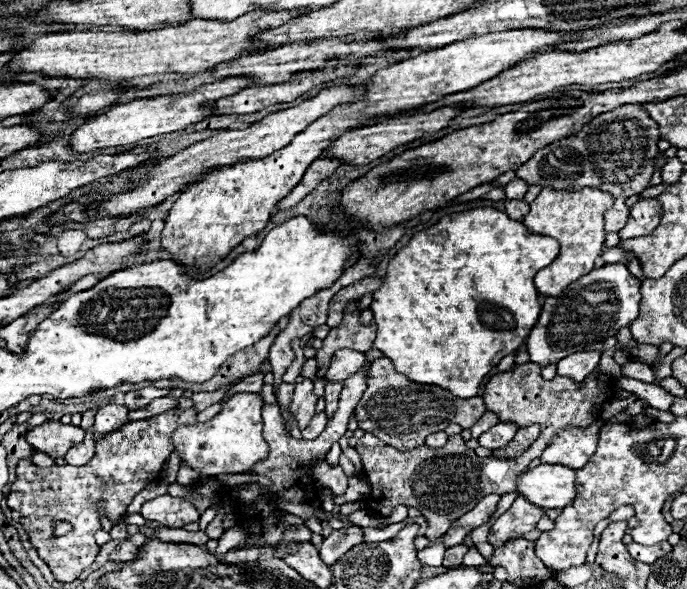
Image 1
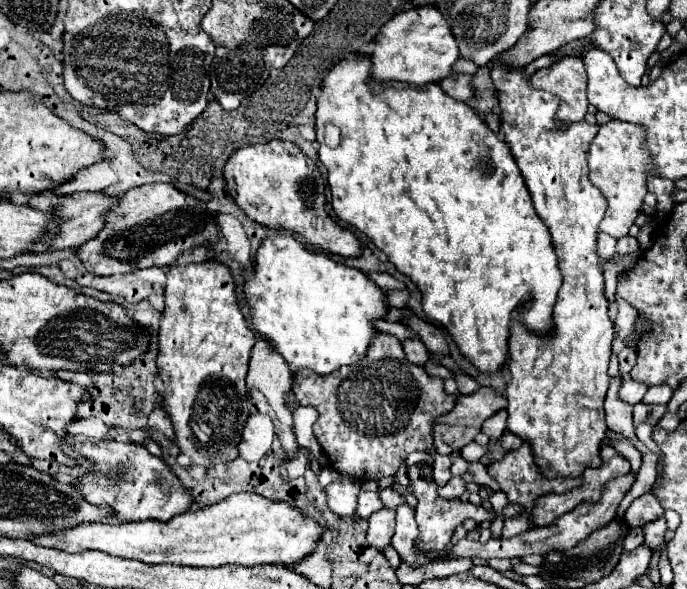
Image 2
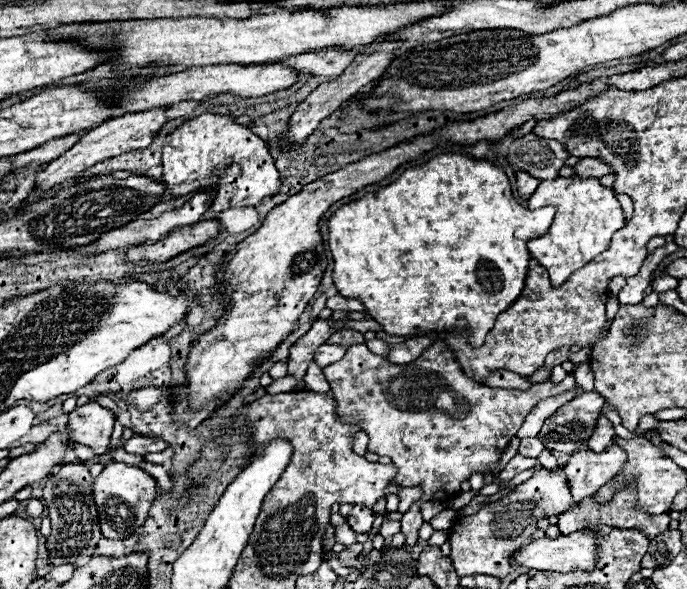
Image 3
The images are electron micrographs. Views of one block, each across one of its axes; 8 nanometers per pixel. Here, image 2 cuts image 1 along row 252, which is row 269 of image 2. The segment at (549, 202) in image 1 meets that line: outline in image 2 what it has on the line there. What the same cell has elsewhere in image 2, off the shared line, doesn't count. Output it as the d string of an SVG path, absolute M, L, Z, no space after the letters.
M494 64L492 82L500 92L500 134L512 150L512 156L518 162L518 168L530 190L534 208L542 222L548 226L552 244L556 250L558 268L562 272L562 286L554 306L554 338L538 338L532 332L526 332L520 324L520 308L514 312L508 350L510 350L510 374L512 382L506 388L508 400L508 424L506 428L526 440L532 446L536 466L544 476L582 476L586 468L598 468L600 444L606 436L604 420L604 398L608 392L608 362L612 354L614 326L608 318L608 300L604 298L604 276L600 258L596 252L596 234L598 224L606 212L606 200L600 196L598 188L592 188L588 180L588 160L586 150L598 132L598 124L576 122L568 128L558 128L554 114L558 108L556 96L544 90L534 90L530 78L524 76L524 70L506 70L502 64Z

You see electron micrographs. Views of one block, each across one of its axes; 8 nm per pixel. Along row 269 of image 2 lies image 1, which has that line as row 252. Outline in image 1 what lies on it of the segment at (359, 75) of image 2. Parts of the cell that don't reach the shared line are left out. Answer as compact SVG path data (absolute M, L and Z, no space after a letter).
M474 208L442 216L434 226L416 232L388 264L382 286L372 294L370 310L376 324L374 348L394 362L396 372L418 384L434 384L460 398L474 398L484 376L506 356L518 350L540 316L534 274L546 268L560 252L560 244L526 230L518 220L494 208Z

